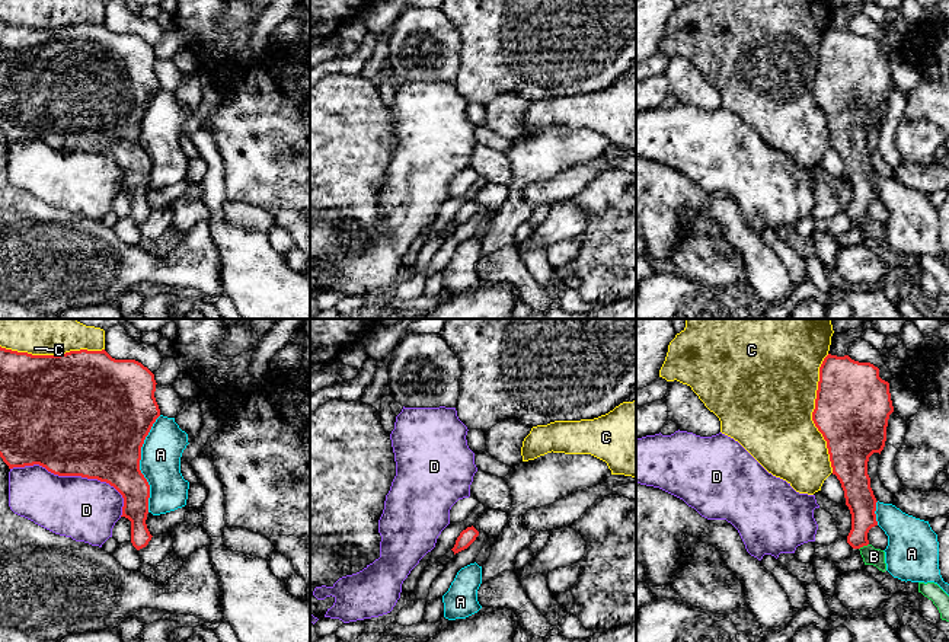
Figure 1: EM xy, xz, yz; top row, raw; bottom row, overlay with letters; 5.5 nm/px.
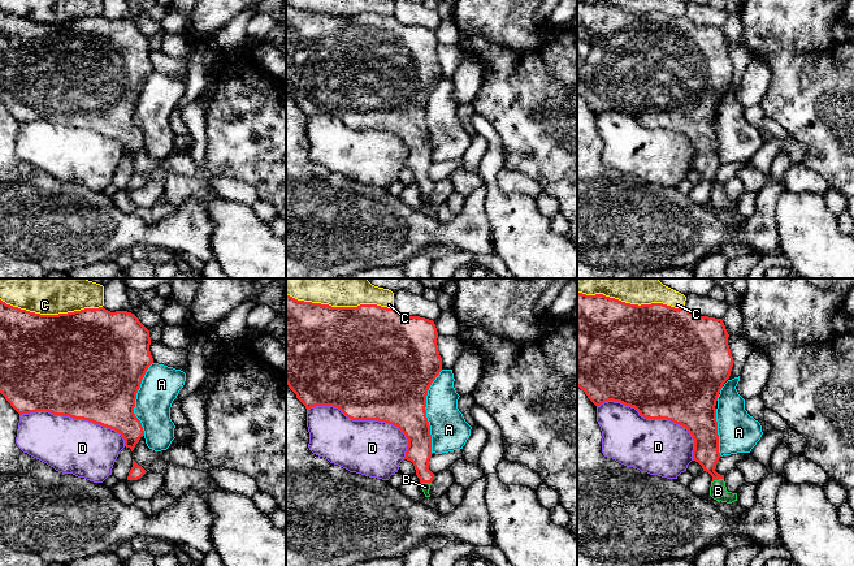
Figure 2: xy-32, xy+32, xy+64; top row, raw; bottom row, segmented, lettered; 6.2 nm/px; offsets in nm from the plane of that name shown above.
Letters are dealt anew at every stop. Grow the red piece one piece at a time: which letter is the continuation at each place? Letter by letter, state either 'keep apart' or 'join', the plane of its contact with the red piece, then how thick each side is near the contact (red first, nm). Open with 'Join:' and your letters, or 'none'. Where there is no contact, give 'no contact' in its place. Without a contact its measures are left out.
Join: B
A: keep apart | xy | 460/220 nm
B: join | yz | 160/100 nm
C: keep apart | yz | 420/500 nm
D: keep apart | xy | 500/360 nm

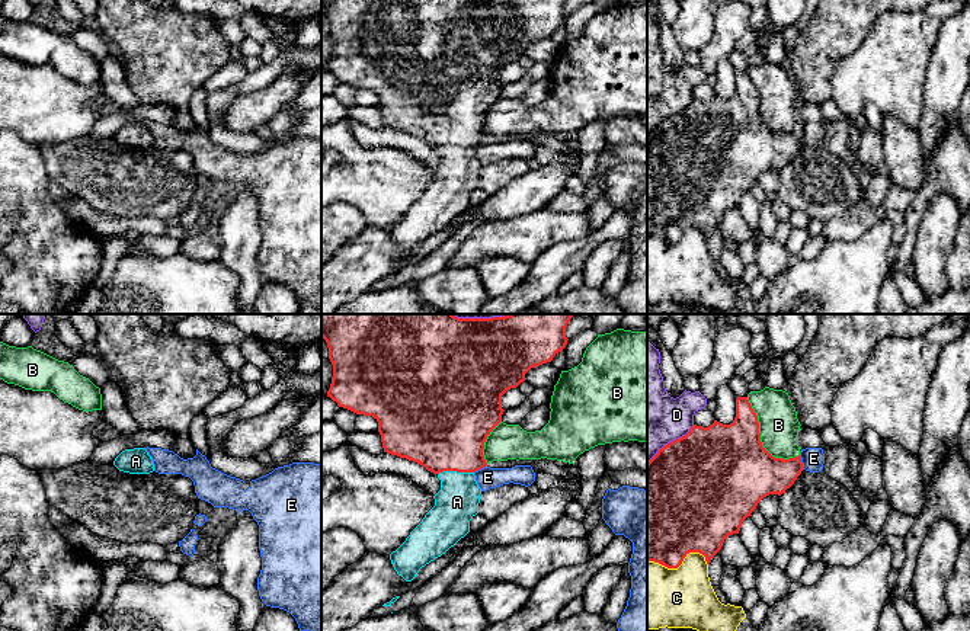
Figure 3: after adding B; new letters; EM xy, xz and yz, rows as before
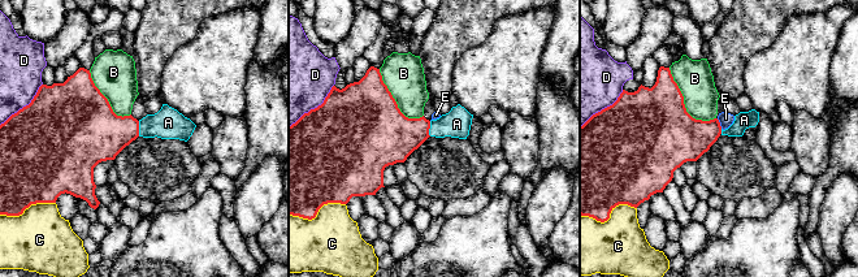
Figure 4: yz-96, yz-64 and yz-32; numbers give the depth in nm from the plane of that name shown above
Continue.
Join: A
A: join | xz | 480/240 nm
B: keep apart | yz | 480/220 nm
C: keep apart | yz | 440/360 nm
D: keep apart | yz | 500/360 nm
E: keep apart | yz | 260/130 nm

